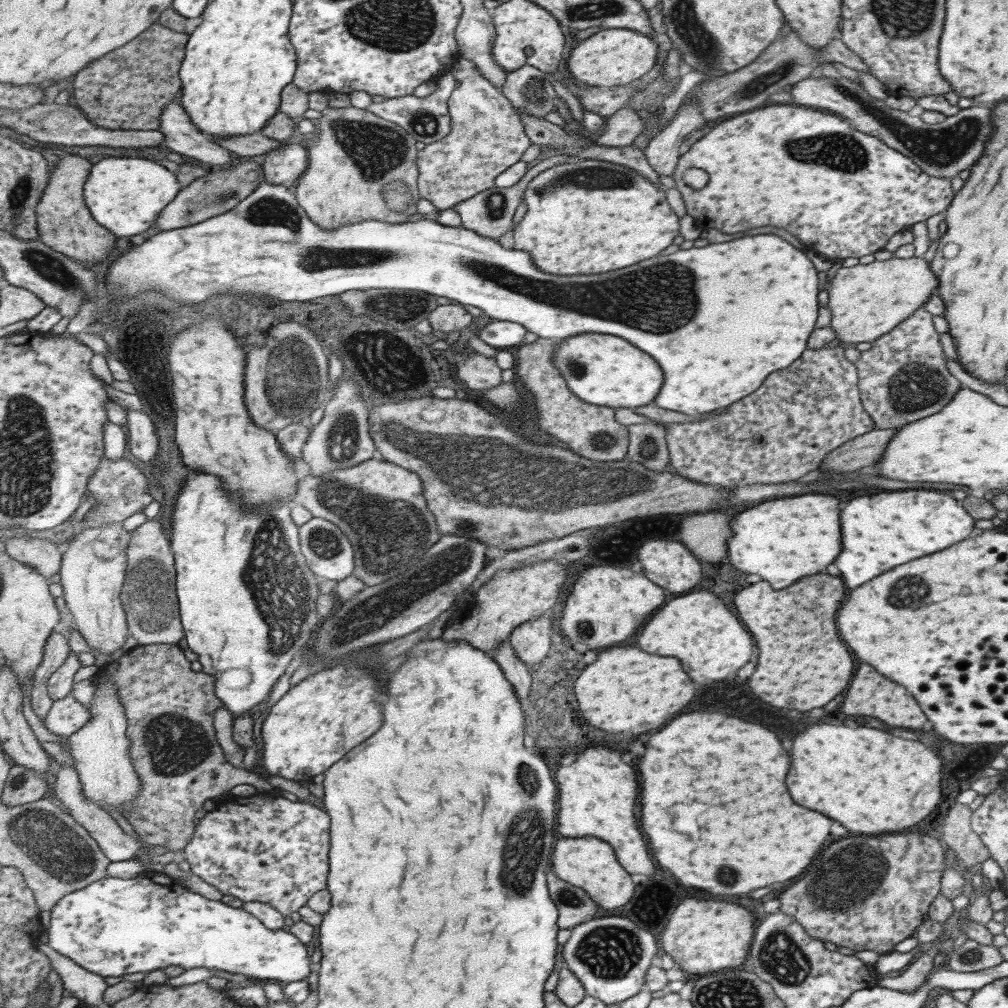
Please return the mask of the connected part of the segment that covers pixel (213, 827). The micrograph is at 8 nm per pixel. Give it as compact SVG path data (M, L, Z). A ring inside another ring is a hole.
M256 793L249 797L231 795L200 819L194 838L184 848L181 857L198 877L217 887L224 895L231 894L244 903L266 902L289 916L307 905L314 894L328 888L331 829L330 813L305 801L291 802L281 796L271 798Z

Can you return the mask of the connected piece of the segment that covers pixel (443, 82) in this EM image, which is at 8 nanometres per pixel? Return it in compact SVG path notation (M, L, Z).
M451 72L443 75L438 79L437 88L433 93L426 97L399 96L398 99L387 99L384 101L371 103L366 109L370 110L373 114L395 122L407 130L417 142L424 143L425 145L435 144L439 140L451 134L452 116L450 115L449 101L452 92L458 87L458 80Z

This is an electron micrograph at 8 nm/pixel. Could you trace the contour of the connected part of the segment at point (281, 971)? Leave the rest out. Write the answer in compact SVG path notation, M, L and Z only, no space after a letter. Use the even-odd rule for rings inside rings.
M146 873L144 875L141 874L135 879L125 877L113 878L107 876L103 880L96 881L94 884L72 892L65 896L65 898L55 906L54 910L51 910L50 927L46 932L48 933L49 945L55 950L72 958L77 964L83 966L83 968L104 977L123 976L123 974L133 974L133 972L148 973L162 970L167 968L167 966L179 965L186 969L205 967L208 969L215 969L216 971L227 971L232 974L244 974L248 978L281 980L281 982L291 983L297 982L298 980L305 980L307 976L312 975L312 970L314 969L309 952L307 952L307 945L303 944L295 934L291 934L289 931L285 932L285 930L282 929L275 930L267 928L266 924L263 924L263 921L259 920L259 917L253 916L253 914L247 912L243 907L235 908L234 906L225 904L222 900L211 900L209 897L187 888L167 874Z

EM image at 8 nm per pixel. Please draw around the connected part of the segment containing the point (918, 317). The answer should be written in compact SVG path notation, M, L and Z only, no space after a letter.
M922 308L914 310L906 319L889 332L870 342L869 349L860 352L854 362L857 371L857 388L863 410L871 417L875 429L898 428L914 420L925 418L940 411L958 391L959 381L953 377L943 361L937 332L933 329L931 315Z

